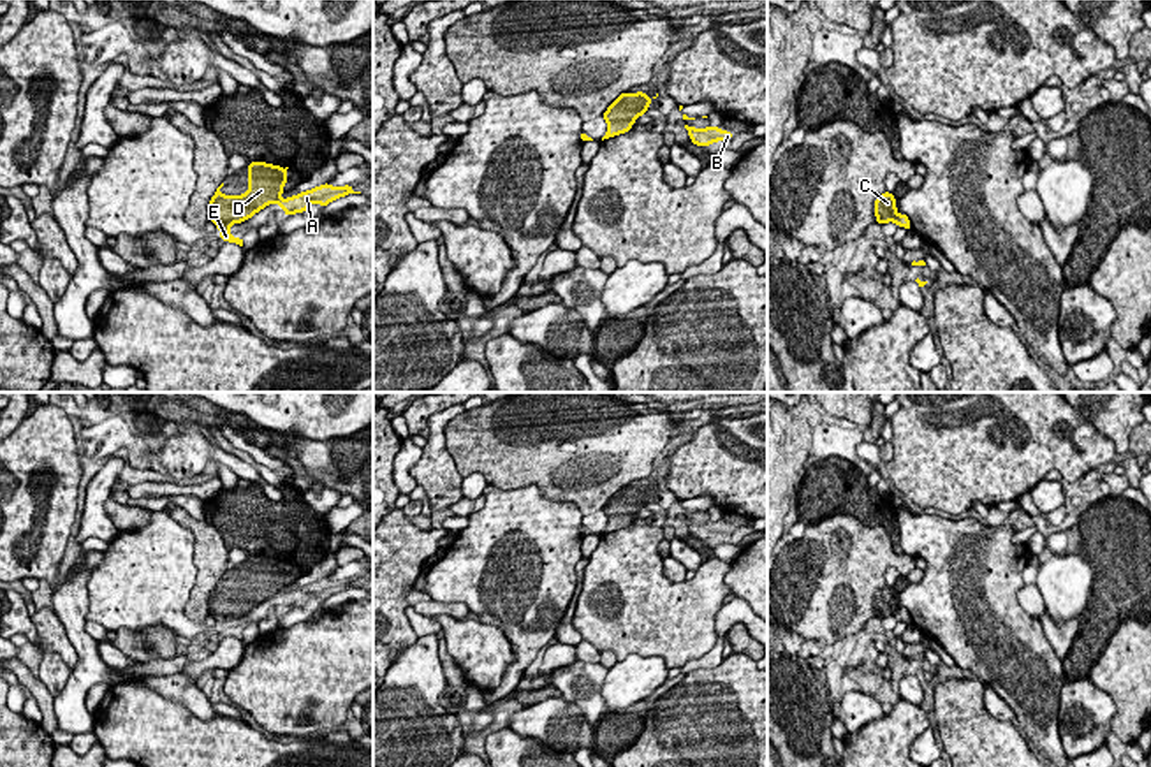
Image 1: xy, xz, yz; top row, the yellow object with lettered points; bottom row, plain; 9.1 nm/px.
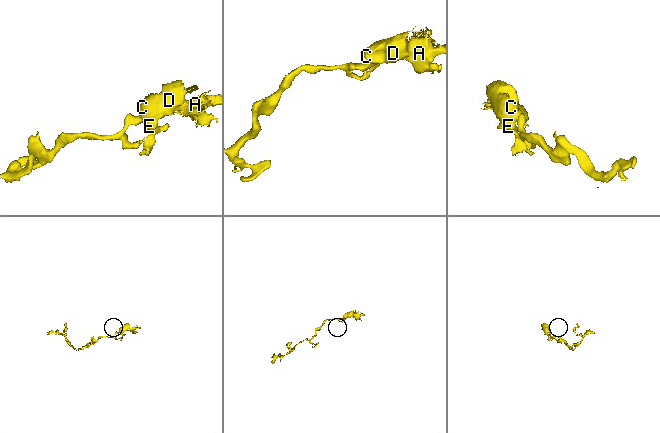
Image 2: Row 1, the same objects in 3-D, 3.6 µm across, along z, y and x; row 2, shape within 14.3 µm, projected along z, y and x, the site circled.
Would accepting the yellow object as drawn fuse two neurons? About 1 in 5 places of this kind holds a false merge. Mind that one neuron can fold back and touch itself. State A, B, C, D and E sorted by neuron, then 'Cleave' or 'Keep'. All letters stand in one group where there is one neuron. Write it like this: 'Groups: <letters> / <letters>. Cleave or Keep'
Groups: A B C D E. Keep

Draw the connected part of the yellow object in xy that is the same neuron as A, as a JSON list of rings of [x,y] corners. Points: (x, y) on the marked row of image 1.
[[[248,162],[248,192],[243,195],[224,195],[220,188],[224,183],[216,188],[215,195],[209,201],[209,220],[215,223],[215,227],[220,229],[222,241],[236,243],[243,246],[241,237],[232,237],[229,227],[232,223],[243,223],[245,220],[252,218],[257,211],[264,209],[268,204],[275,202],[276,206],[283,208],[283,213],[287,216],[294,213],[304,213],[313,202],[319,202],[322,209],[333,202],[334,199],[345,197],[348,194],[361,194],[354,192],[352,185],[345,186],[331,186],[329,183],[324,183],[317,188],[306,190],[303,194],[292,195],[289,199],[280,201],[278,197],[283,194],[283,186],[287,185],[287,169],[266,162]]]

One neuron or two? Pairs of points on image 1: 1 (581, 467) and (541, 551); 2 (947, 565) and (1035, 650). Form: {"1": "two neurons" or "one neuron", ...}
{"1": "two neurons", "2": "one neuron"}

